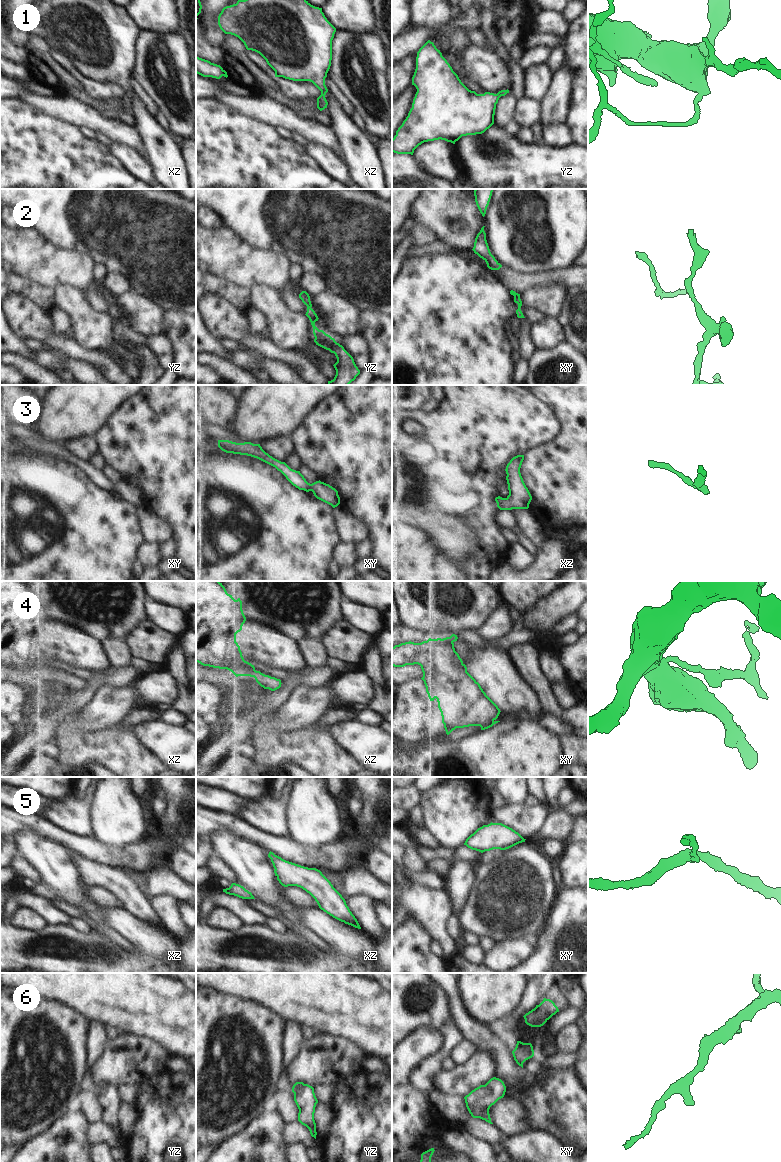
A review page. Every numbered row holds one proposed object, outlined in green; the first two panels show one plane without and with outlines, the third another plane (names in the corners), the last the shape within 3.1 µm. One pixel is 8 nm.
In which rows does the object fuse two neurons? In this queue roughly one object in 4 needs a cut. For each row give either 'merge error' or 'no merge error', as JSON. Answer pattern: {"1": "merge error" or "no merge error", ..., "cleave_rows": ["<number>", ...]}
{"1": "no merge error", "2": "no merge error", "3": "no merge error", "4": "merge error", "5": "no merge error", "6": "no merge error", "cleave_rows": ["4"]}

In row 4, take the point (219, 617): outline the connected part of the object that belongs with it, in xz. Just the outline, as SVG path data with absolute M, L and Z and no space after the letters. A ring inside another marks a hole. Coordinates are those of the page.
M196 581L196 662L203 666L227 669L236 677L254 677L254 665L244 660L236 634L246 617L240 598L235 600L219 581Z

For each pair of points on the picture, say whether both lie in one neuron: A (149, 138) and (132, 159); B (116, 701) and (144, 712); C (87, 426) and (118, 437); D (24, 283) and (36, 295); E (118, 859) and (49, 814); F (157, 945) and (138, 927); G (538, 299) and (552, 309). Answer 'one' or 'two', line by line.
A: two
B: two
C: two
D: one
E: two
F: one
G: one

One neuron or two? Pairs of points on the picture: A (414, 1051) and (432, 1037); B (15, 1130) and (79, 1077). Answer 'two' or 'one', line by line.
A: one
B: one

